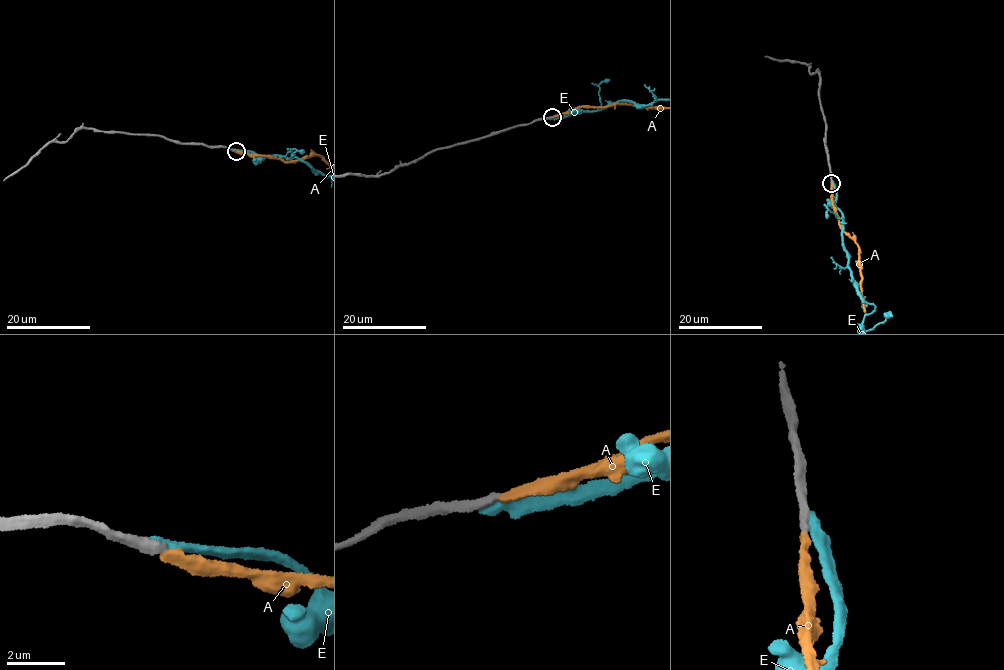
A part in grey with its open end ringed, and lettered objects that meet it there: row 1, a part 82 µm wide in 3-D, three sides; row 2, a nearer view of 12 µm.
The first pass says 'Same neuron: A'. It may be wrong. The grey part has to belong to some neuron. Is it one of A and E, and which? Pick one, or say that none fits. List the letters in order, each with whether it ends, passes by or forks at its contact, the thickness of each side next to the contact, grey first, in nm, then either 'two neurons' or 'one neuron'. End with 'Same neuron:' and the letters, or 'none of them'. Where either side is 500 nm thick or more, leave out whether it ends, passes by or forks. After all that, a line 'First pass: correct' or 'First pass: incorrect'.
A: it ends there; 300 nm thick on the grey side, 280 nm on the other; one neuron
E: it ends there; 360 nm thick on the grey side, 440 nm on the other; two neurons
Same neuron: A
First pass: correct

